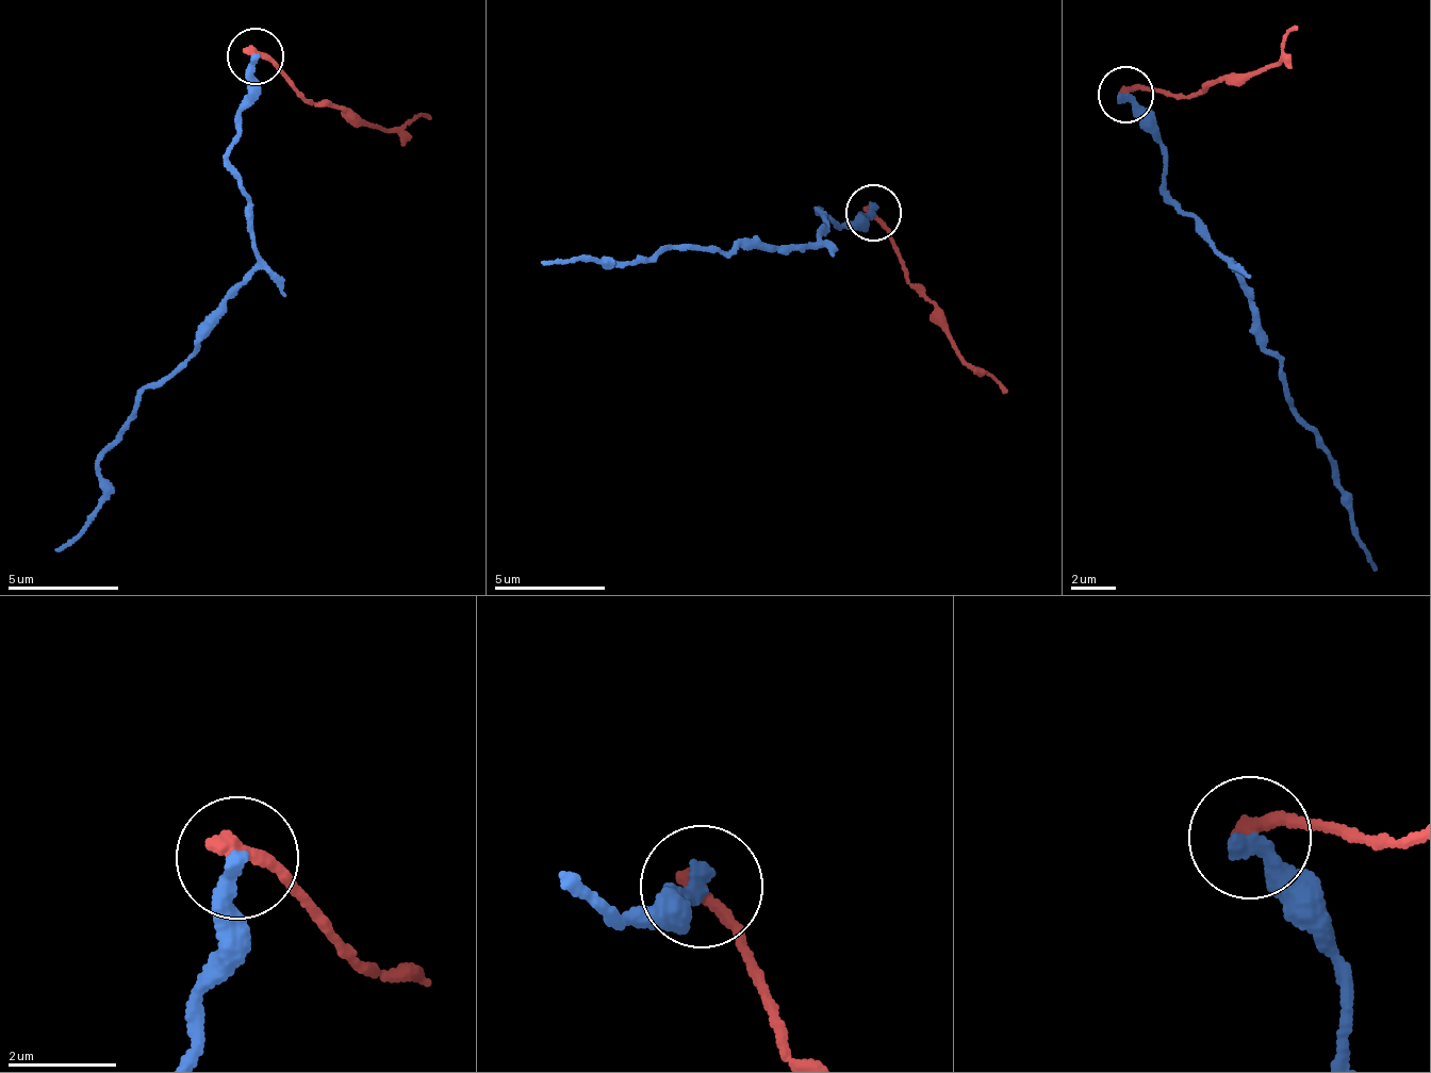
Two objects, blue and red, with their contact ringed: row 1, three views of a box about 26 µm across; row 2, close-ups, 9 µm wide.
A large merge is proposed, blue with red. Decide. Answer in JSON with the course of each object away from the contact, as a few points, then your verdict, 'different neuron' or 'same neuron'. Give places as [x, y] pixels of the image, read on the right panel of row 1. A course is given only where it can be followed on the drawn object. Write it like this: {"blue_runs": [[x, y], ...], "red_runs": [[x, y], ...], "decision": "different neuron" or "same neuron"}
{"blue_runs": [[1124, 94], [1162, 146], [1164, 196], [1227, 258], [1254, 333], [1281, 361], [1289, 402], [1333, 471], [1378, 571]], "red_runs": [[1124, 94], [1178, 98], [1265, 71], [1297, 27]], "decision": "different neuron"}

